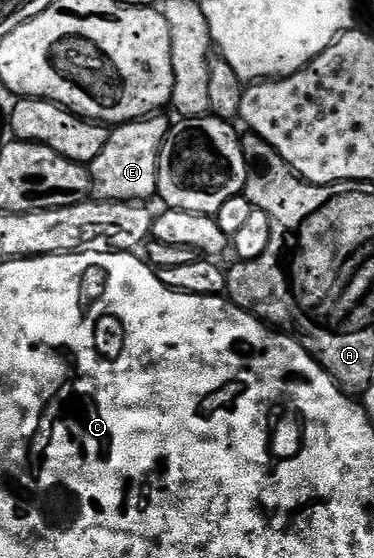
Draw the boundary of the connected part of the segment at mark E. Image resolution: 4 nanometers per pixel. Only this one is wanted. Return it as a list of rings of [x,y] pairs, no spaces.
[[[155,113],[144,119],[117,124],[110,131],[100,157],[88,164],[92,191],[98,199],[113,203],[150,201],[158,194],[158,150],[166,140],[168,122],[165,114]]]

